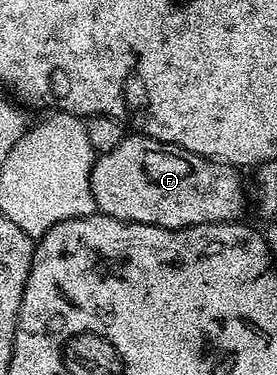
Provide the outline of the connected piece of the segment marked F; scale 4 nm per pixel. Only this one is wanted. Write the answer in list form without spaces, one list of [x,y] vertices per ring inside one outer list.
[[[128,134],[118,146],[95,157],[90,186],[97,209],[105,216],[113,216],[135,224],[153,224],[163,228],[192,228],[196,224],[232,222],[244,208],[244,184],[235,167],[213,162],[179,144],[167,144],[153,136]]]

